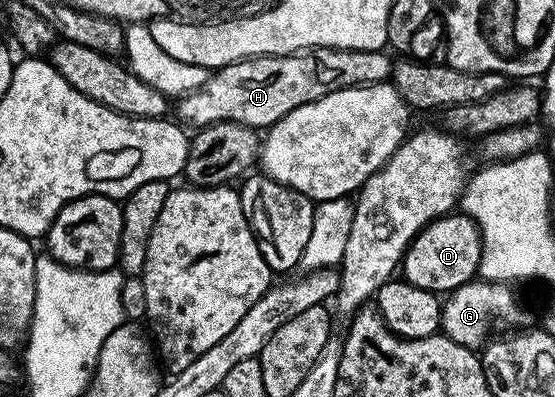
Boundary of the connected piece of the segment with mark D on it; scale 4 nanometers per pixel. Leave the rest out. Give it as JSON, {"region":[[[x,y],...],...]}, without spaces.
{"region":[[[455,211],[424,226],[408,246],[401,262],[402,280],[436,295],[452,293],[478,274],[482,257],[482,235],[471,216]]]}

